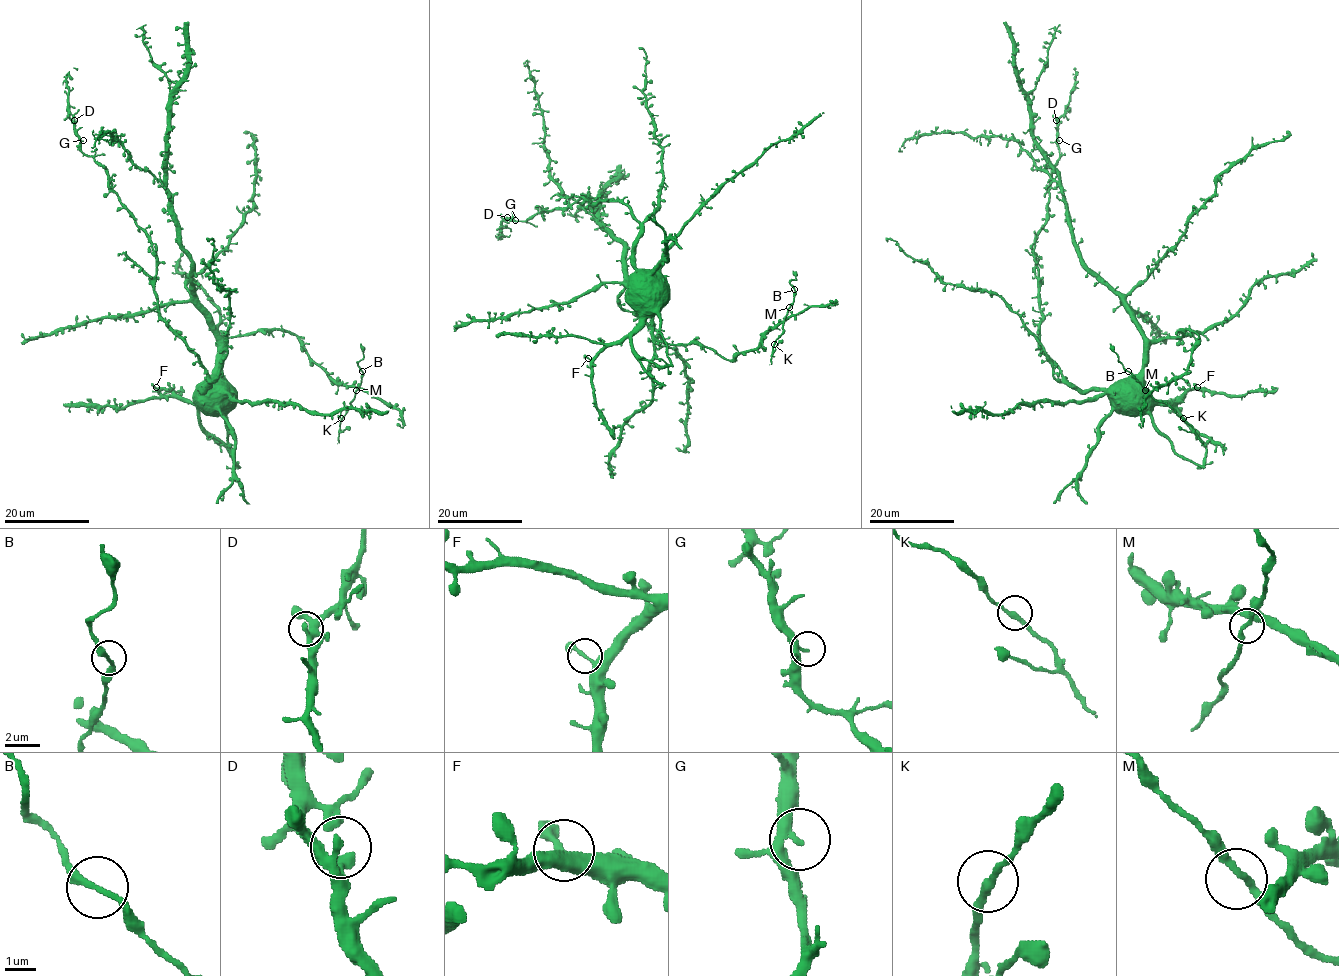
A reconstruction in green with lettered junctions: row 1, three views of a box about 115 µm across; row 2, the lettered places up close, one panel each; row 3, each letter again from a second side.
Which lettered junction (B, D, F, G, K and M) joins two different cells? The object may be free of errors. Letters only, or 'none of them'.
none of them

